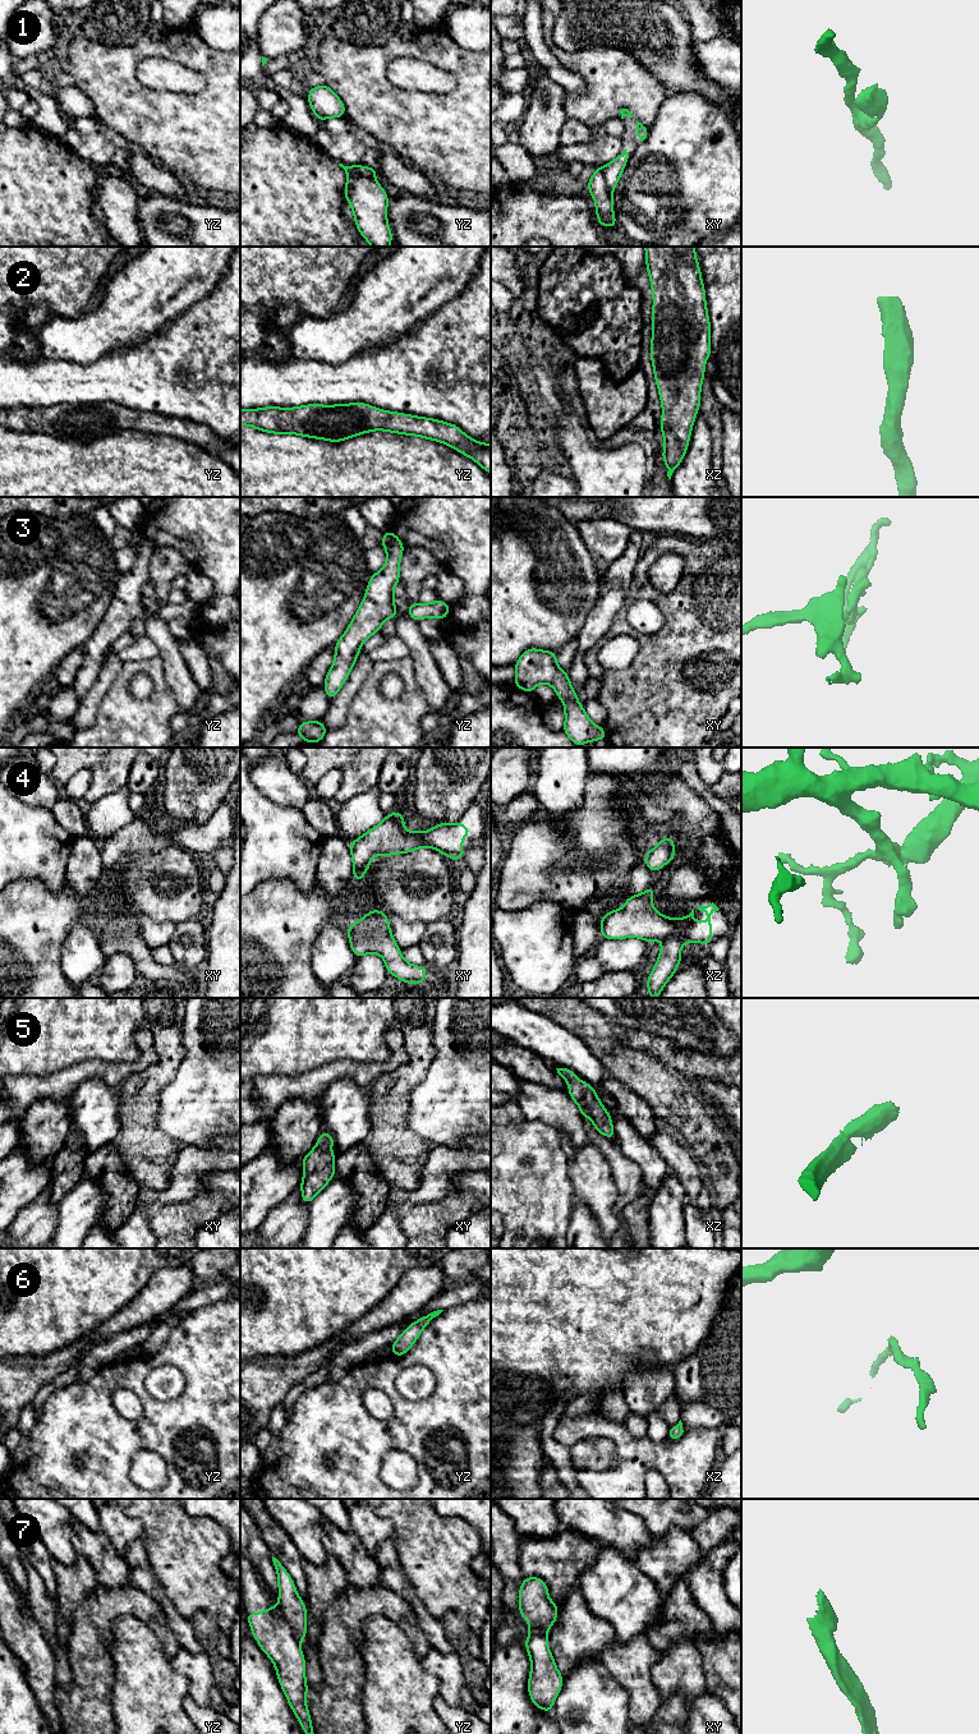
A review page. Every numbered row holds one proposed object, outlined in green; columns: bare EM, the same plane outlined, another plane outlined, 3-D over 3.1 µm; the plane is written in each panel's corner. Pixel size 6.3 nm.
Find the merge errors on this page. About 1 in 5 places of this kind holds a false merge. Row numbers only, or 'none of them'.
1, 4, 7

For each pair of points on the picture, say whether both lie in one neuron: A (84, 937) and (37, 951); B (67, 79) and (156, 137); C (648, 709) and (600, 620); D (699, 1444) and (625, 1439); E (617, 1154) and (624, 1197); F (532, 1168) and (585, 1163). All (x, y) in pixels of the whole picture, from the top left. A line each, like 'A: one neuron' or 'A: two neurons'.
A: two neurons
B: two neurons
C: two neurons
D: one neuron
E: one neuron
F: two neurons

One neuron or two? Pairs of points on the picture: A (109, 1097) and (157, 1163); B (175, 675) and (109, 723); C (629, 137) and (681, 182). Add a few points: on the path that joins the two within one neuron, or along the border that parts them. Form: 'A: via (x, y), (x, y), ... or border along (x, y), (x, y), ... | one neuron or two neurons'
A: border along (119, 1088), (119, 1132), (114, 1139) | two neurons
B: border along (159, 654), (164, 677), (178, 708) | two neurons
C: border along (655, 119), (647, 137), (629, 155), (623, 170) | two neurons

